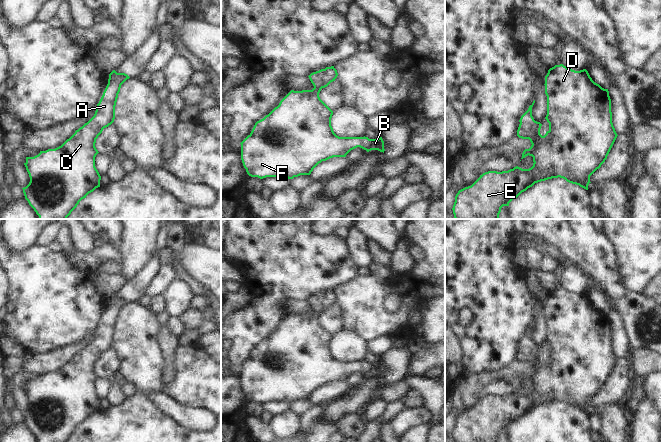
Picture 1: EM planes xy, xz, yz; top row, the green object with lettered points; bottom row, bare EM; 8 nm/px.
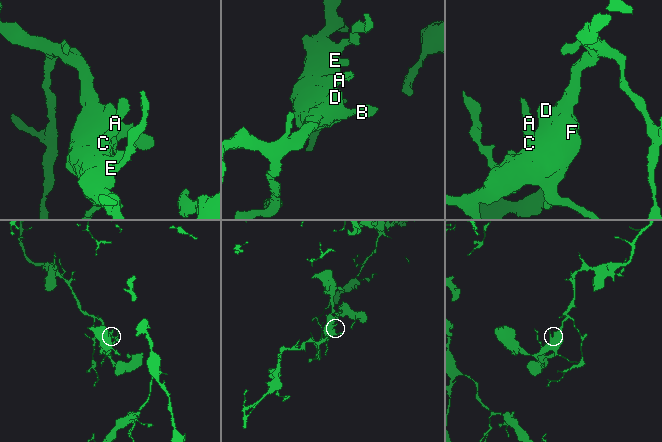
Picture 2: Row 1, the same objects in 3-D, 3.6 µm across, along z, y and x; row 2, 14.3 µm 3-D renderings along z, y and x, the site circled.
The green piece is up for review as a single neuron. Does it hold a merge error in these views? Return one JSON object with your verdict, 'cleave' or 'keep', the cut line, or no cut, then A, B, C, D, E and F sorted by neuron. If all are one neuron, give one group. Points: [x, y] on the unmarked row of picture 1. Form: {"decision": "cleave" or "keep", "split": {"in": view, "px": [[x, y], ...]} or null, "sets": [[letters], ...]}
{"decision": "keep", "split": null, "sets": [["A", "B", "C", "D", "E", "F"]]}

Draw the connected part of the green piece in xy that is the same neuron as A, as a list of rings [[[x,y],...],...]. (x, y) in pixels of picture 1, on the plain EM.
[[[113,294],[109,298],[108,308],[97,328],[94,340],[61,370],[40,375],[34,381],[26,381],[24,389],[30,406],[22,413],[25,423],[39,443],[67,443],[82,423],[100,411],[101,400],[95,391],[95,381],[99,377],[95,371],[96,363],[104,352],[114,346],[121,309],[129,302],[127,298]]]

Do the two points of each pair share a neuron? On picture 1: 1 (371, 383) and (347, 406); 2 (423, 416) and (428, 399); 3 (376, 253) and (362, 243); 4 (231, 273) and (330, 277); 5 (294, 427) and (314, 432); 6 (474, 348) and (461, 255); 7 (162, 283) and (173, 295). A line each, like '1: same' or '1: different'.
1: same
2: different
3: different
4: different
5: different
6: same
7: different

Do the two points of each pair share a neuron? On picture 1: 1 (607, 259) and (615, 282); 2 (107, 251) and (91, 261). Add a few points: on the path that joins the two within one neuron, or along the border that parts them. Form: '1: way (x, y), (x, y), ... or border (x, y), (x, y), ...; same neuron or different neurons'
1: way (607, 265), (607, 274), (609, 276); same neuron
2: way (103, 253), (95, 259); same neuron

